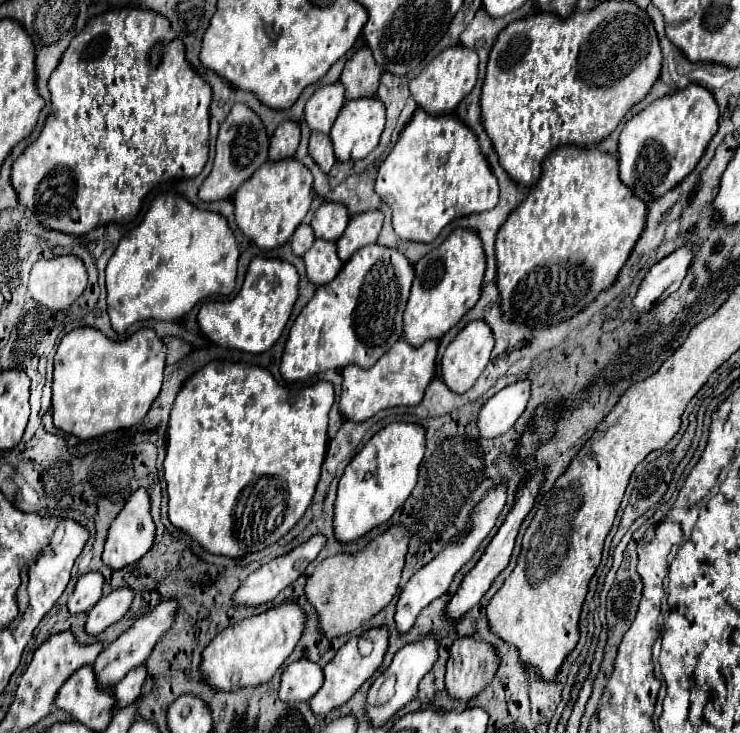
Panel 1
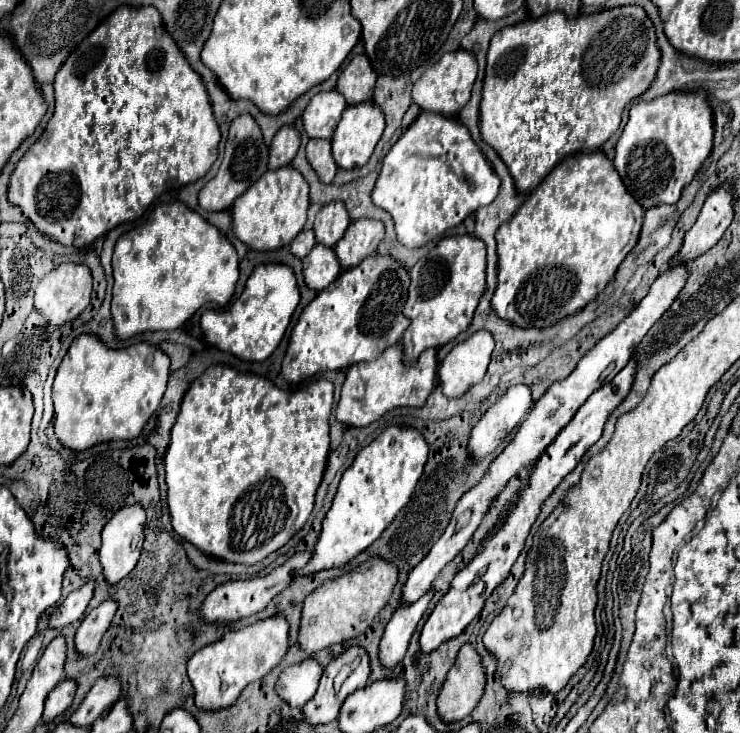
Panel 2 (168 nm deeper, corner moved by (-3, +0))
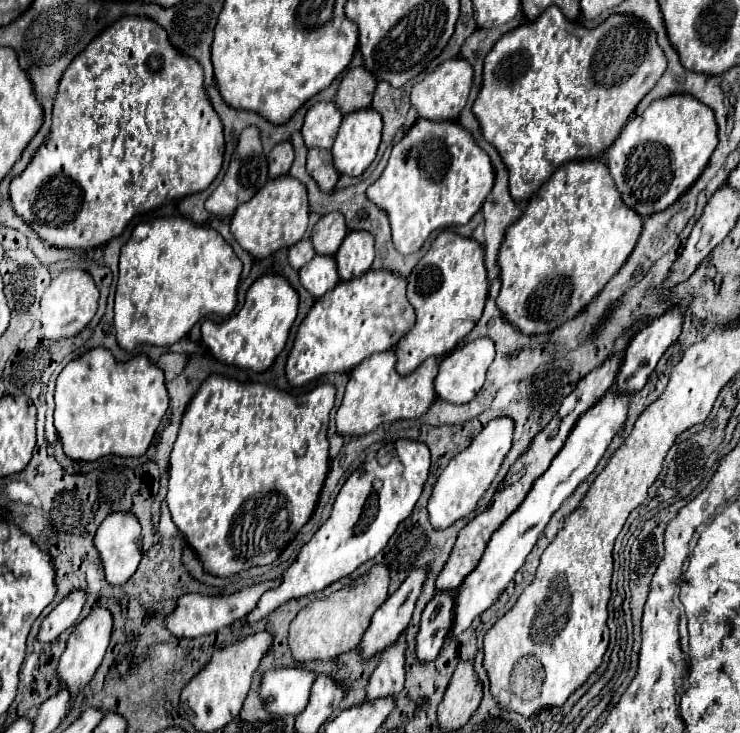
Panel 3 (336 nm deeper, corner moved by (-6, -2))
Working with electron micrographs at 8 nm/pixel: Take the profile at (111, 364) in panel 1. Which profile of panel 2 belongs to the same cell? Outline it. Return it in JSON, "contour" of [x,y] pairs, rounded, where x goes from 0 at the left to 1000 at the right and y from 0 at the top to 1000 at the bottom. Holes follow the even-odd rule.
{"contour":[[[107,457],[91,476],[74,523],[74,593],[99,615],[120,613],[150,599],[180,599],[212,561],[228,514],[228,487],[201,468],[169,476],[145,473],[134,457]]]}

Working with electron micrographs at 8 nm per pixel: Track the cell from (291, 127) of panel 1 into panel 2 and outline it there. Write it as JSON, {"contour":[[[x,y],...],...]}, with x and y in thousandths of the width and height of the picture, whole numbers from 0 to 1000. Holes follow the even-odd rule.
{"contour":[[[385,171],[380,173],[369,192],[366,192],[366,203],[364,203],[364,231],[377,231],[385,228],[396,220],[396,214],[401,211],[404,203],[404,179],[396,171]]]}

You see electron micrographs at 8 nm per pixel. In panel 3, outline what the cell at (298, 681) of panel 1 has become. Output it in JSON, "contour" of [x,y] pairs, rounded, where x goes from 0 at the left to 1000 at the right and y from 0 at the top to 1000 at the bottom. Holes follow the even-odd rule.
{"contour":[[[376,910],[354,921],[351,954],[370,975],[403,975],[414,965],[427,921],[414,913]]]}

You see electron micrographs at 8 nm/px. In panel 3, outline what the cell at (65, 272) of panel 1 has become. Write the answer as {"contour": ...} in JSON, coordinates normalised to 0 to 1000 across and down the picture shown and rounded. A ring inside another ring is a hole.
{"contour":[[[108,367],[84,370],[76,381],[70,381],[68,392],[57,402],[57,419],[54,419],[57,452],[65,462],[100,460],[124,438],[130,422],[132,422],[132,392],[122,378],[122,372]]]}

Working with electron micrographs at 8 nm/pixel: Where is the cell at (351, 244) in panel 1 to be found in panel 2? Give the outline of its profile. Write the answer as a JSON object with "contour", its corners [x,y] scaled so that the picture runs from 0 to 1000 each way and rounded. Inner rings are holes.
{"contour":[[[509,299],[474,302],[474,307],[469,310],[469,318],[453,334],[453,345],[461,364],[464,367],[480,364],[485,362],[485,356],[504,348],[518,321],[520,321],[518,302],[509,302]]]}

